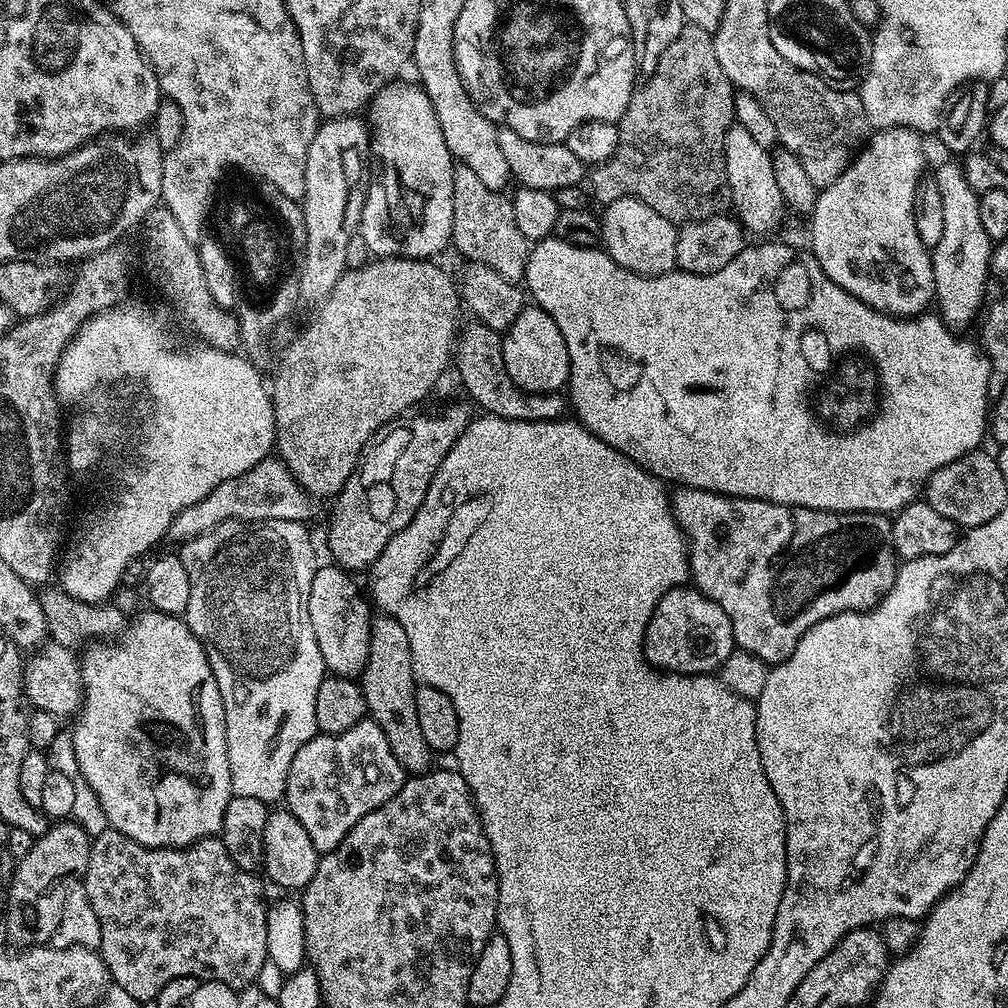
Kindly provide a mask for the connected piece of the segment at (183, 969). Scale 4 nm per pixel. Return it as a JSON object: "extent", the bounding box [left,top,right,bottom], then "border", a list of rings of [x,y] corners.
{"extent":[82,830,270,1002],"border":[[[115,830],[95,836],[82,887],[86,890],[86,898],[90,898],[90,906],[94,906],[94,914],[98,914],[98,926],[102,926],[102,938],[98,951],[108,968],[111,983],[115,987],[126,990],[130,998],[141,1002],[155,1001],[158,990],[162,990],[162,986],[166,986],[166,982],[172,981],[173,978],[196,976],[200,981],[217,980],[228,983],[230,987],[237,990],[255,985],[259,981],[256,979],[259,978],[260,971],[263,970],[264,964],[266,966],[268,960],[266,934],[267,920],[270,917],[270,911],[264,905],[264,888],[260,885],[259,879],[261,880],[261,877],[257,873],[239,868],[234,858],[230,858],[223,839],[215,836],[207,836],[205,840],[194,842],[189,848],[147,848],[134,842],[134,838],[126,838],[126,834]]]}

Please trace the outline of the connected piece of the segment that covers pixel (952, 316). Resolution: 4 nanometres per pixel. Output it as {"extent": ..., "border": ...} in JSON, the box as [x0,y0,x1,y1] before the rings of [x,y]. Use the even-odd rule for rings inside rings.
{"extent":[930,160,994,330],"border":[[[948,160],[934,169],[938,182],[938,190],[942,193],[942,239],[938,246],[930,249],[932,253],[932,269],[934,270],[934,286],[936,287],[935,307],[938,315],[949,329],[961,330],[972,319],[975,321],[985,307],[984,287],[990,277],[992,250],[994,242],[986,234],[982,226],[982,217],[978,215],[979,195],[970,190],[970,182],[966,182],[963,163]]]}

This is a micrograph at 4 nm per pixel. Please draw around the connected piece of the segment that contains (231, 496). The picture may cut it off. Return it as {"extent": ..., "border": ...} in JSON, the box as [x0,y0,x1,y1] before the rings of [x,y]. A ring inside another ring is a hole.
{"extent":[167,458,317,542],"border":[[[269,458],[258,462],[246,474],[238,474],[238,478],[226,478],[222,486],[214,486],[202,502],[182,510],[174,518],[168,528],[167,539],[183,542],[193,540],[196,536],[208,532],[214,526],[226,520],[298,520],[309,522],[316,516],[317,497],[308,493],[290,474],[290,470],[279,458]]]}

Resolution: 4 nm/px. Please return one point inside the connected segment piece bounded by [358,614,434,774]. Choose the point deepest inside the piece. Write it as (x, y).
(388, 682)

